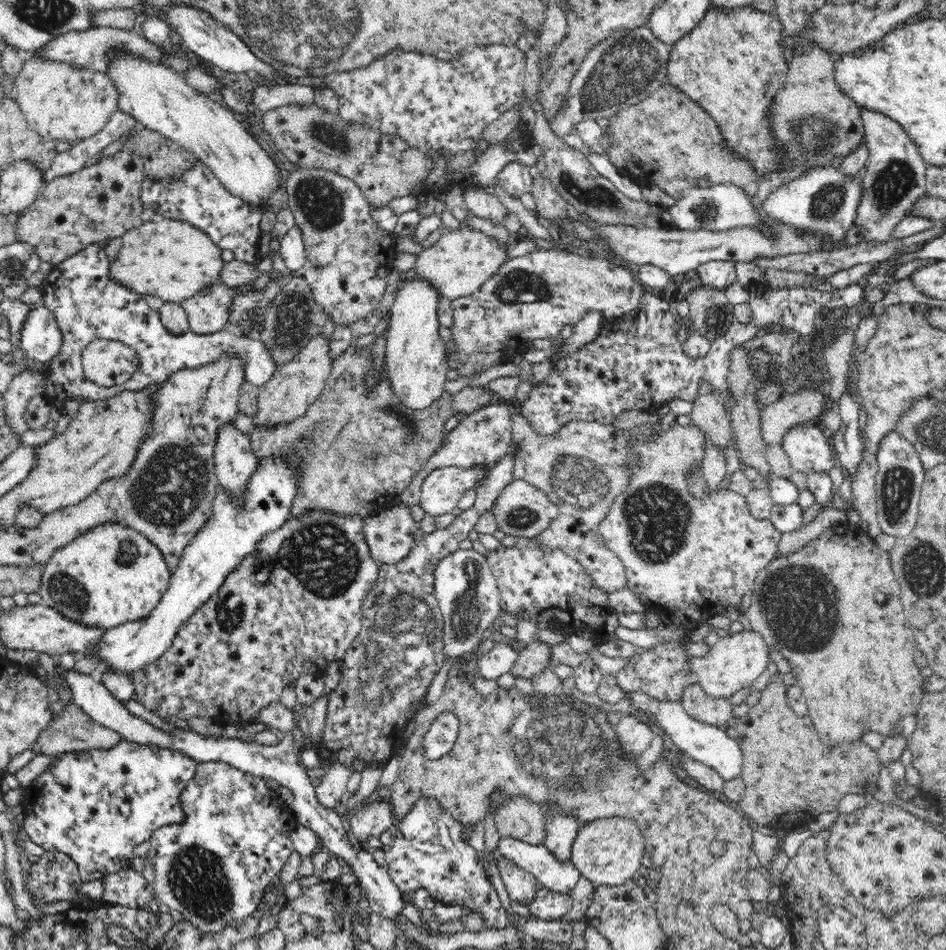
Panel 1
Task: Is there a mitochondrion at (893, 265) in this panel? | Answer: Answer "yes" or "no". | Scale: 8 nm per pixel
no

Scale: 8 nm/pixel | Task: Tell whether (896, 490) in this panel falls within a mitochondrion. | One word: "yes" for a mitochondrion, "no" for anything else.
yes

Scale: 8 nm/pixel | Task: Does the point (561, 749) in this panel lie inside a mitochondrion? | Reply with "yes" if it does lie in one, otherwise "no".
yes

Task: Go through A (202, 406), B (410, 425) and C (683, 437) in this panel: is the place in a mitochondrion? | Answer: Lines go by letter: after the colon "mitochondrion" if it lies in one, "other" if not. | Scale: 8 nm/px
A: other
B: mitochondrion
C: other

